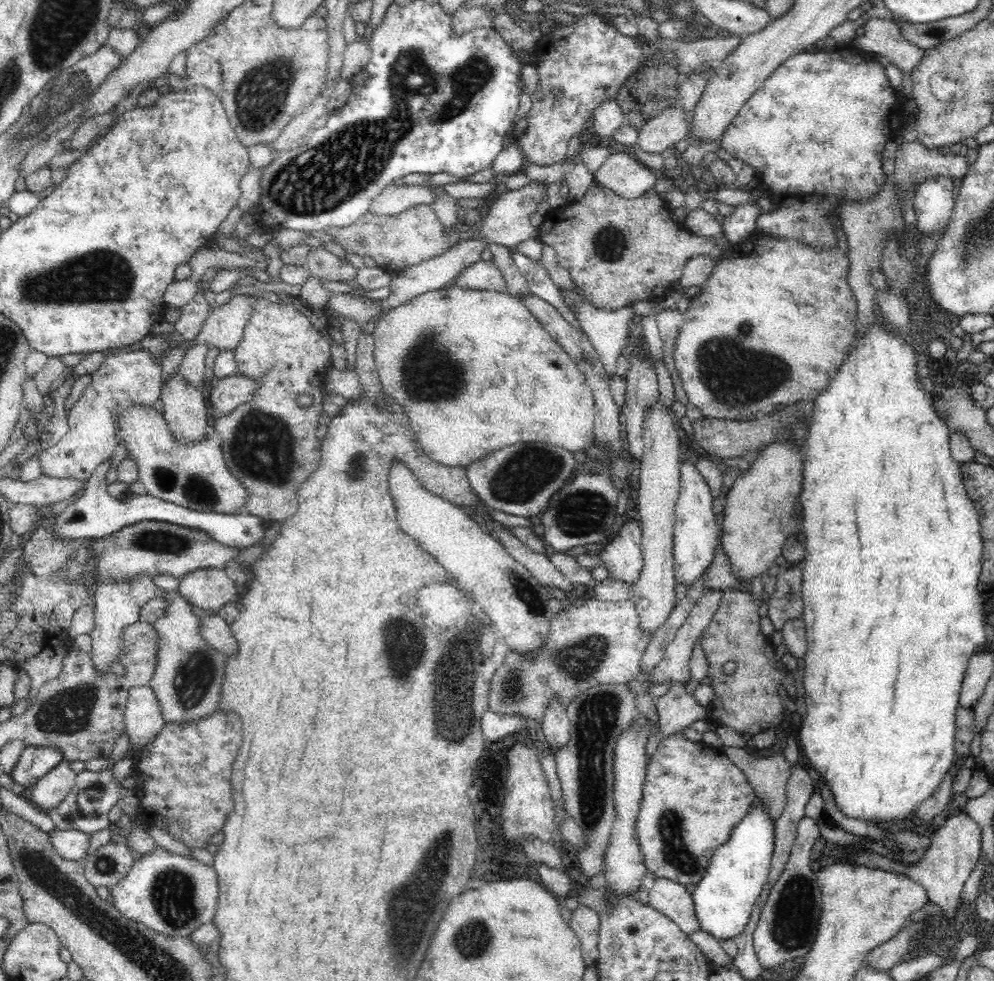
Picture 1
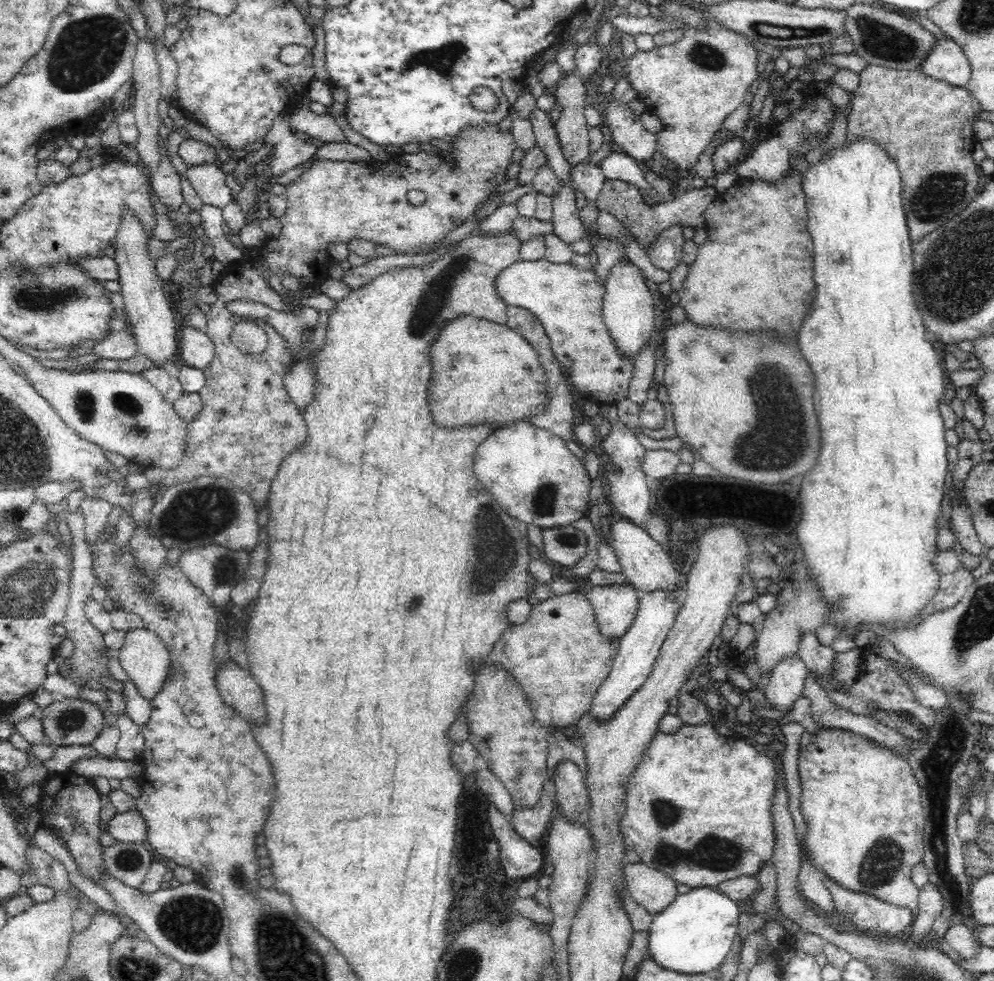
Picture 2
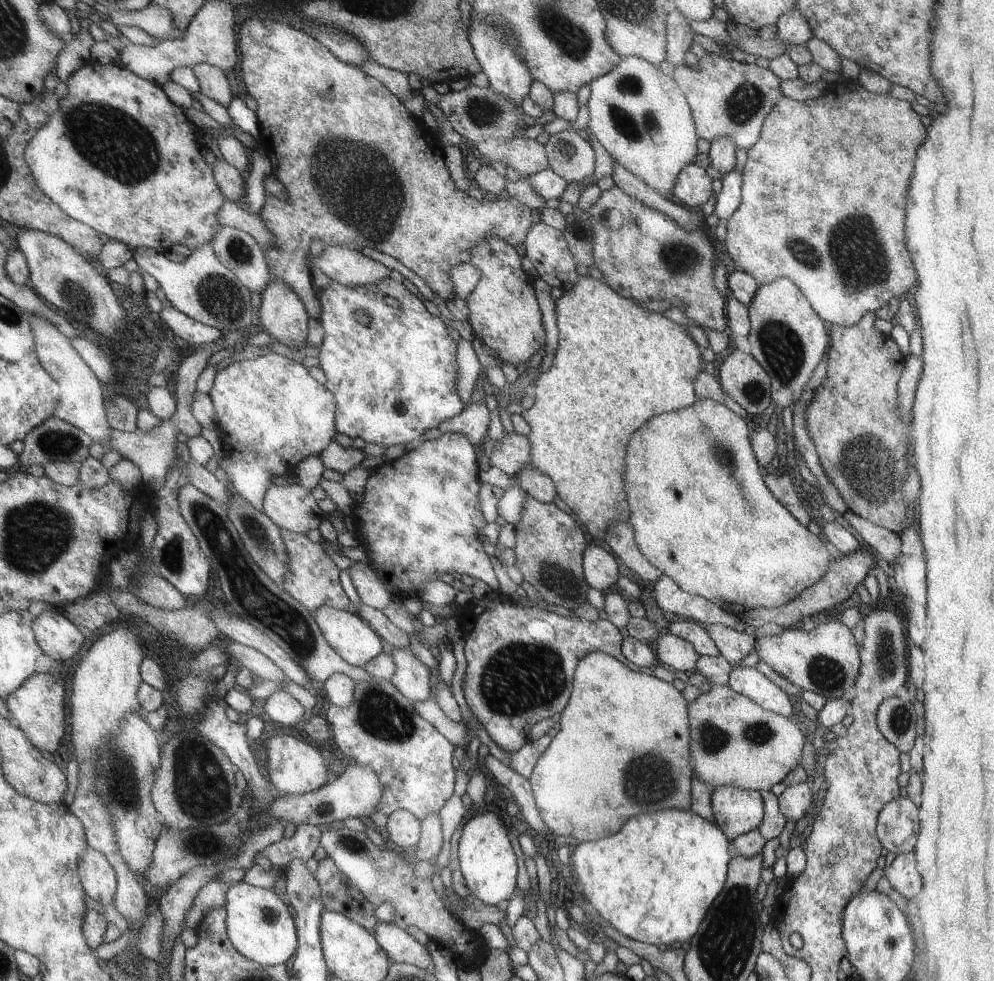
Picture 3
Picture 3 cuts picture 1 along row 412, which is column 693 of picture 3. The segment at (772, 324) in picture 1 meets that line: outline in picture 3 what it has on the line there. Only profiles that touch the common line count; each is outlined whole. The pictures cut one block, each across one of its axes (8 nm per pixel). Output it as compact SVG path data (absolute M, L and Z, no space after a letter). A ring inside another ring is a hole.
M728 684L713 685L710 692L699 695L694 702L688 704L688 707L690 707L691 754L694 777L698 777L702 782L709 784L713 790L719 786L735 786L750 790L770 791L774 785L782 783L787 774L800 763L802 748L804 748L804 736L802 736L800 728L790 720L790 717L766 710L751 698L730 689Z

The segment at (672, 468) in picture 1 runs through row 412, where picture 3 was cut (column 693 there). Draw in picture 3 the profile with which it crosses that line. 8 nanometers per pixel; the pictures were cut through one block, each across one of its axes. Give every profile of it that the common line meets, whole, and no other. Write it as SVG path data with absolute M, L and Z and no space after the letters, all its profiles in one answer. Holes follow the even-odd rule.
M669 632L662 638L658 638L652 646L660 665L664 665L672 671L682 670L687 674L695 672L700 654L691 642Z

